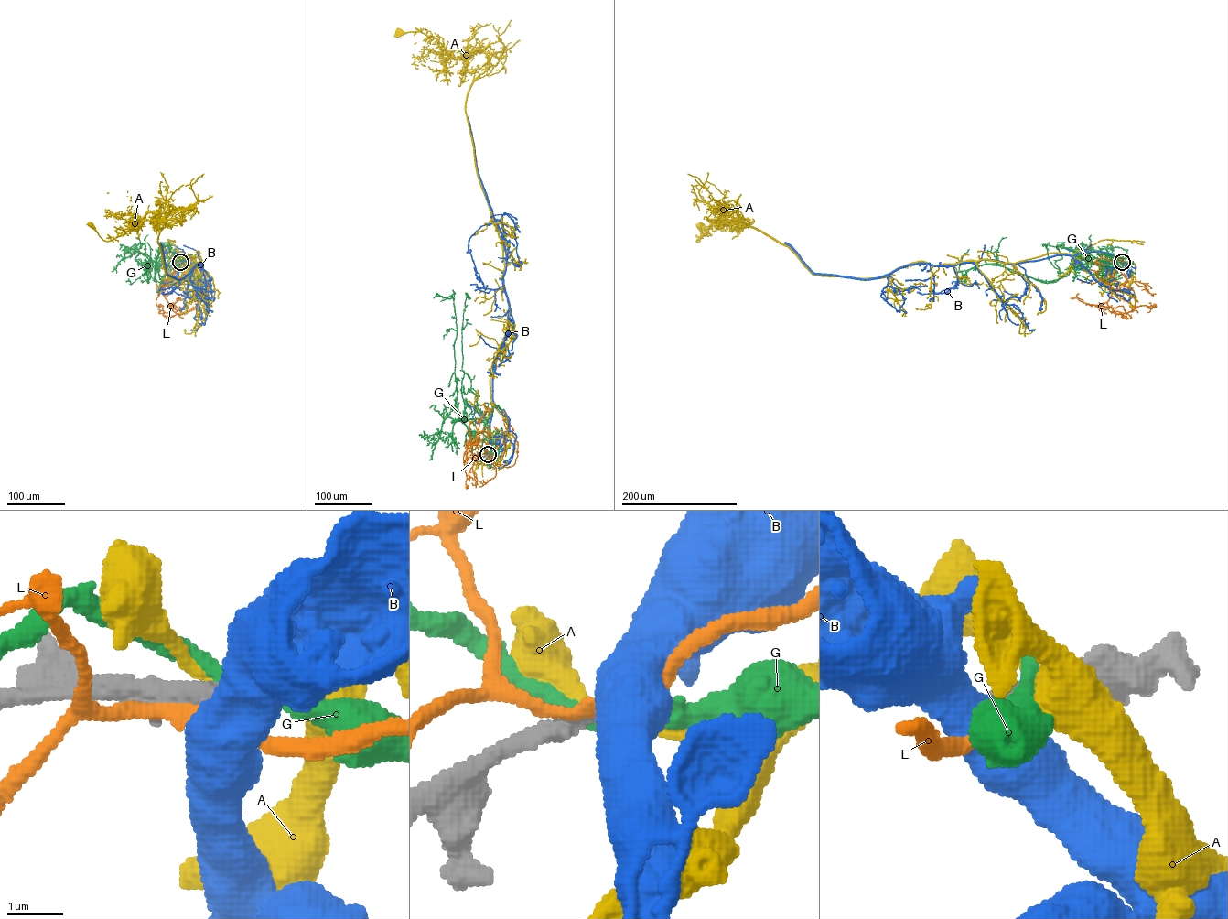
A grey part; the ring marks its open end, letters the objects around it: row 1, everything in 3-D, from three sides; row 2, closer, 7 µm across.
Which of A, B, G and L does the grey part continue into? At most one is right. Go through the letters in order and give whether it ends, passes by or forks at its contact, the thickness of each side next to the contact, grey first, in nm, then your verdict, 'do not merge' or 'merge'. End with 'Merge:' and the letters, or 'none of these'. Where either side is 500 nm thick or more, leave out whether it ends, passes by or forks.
A: 550 nm thick on the grey side, 200 nm on the other; do not merge
B: 550 nm thick on the grey side, 750 nm on the other; do not merge
G: 550 nm thick on the grey side, 360 nm on the other; do not merge
L: 600 nm thick on the grey side, 240 nm on the other; do not merge
Merge: none of these

